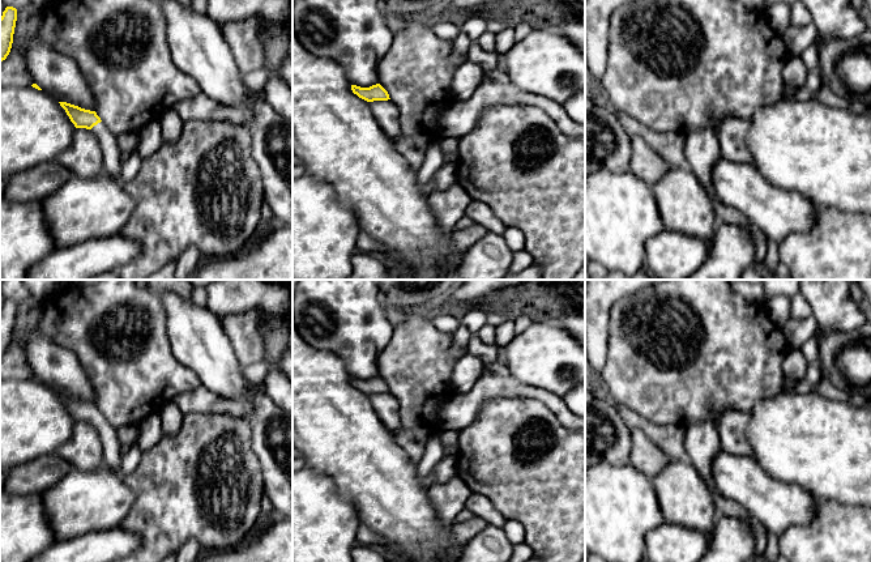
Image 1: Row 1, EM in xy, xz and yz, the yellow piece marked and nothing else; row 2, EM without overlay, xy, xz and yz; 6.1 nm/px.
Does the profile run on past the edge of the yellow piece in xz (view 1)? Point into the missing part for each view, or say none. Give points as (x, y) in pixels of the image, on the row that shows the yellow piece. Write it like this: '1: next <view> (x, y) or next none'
1: next none

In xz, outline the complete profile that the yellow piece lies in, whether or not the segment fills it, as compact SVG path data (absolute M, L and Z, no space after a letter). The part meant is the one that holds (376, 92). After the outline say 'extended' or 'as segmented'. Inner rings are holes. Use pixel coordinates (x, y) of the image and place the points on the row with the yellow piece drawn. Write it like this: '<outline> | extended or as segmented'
M380 84L372 85L370 88L351 85L351 90L354 94L367 102L390 99L388 91Z | as segmented

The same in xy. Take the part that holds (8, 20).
M7 7L0 17L0 61L5 60L10 52L16 21L17 9Z | as segmented

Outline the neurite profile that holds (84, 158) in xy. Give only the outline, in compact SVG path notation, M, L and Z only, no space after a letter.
M76 128L71 146L57 156L73 176L94 178L103 171L103 154L97 137L86 128Z

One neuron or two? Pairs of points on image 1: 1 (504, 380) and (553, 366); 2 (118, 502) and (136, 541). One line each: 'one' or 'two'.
1: two
2: two

